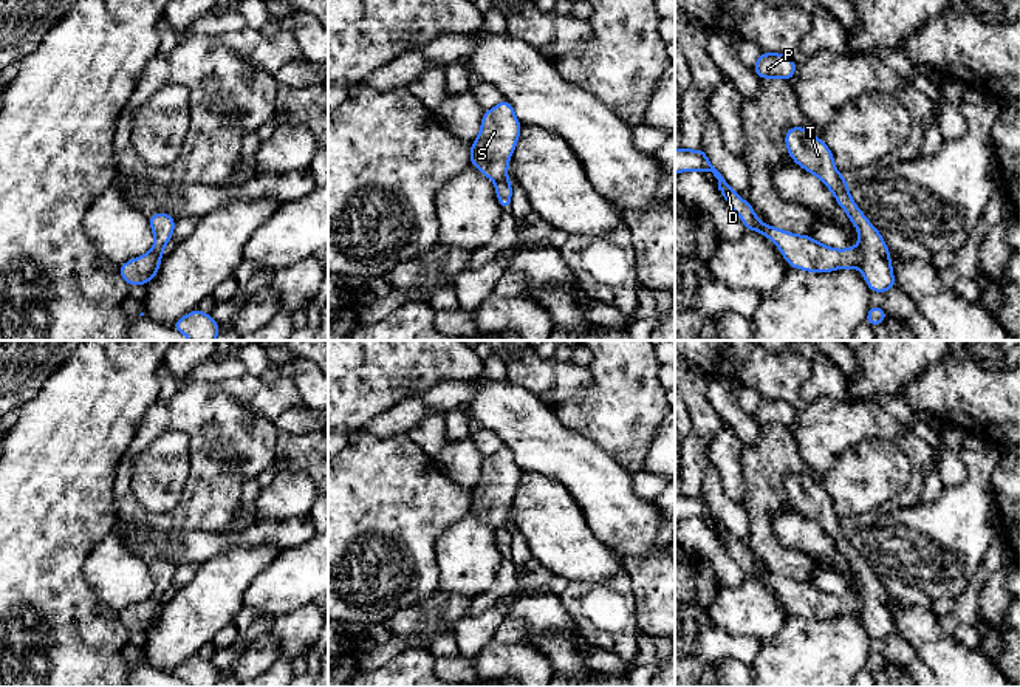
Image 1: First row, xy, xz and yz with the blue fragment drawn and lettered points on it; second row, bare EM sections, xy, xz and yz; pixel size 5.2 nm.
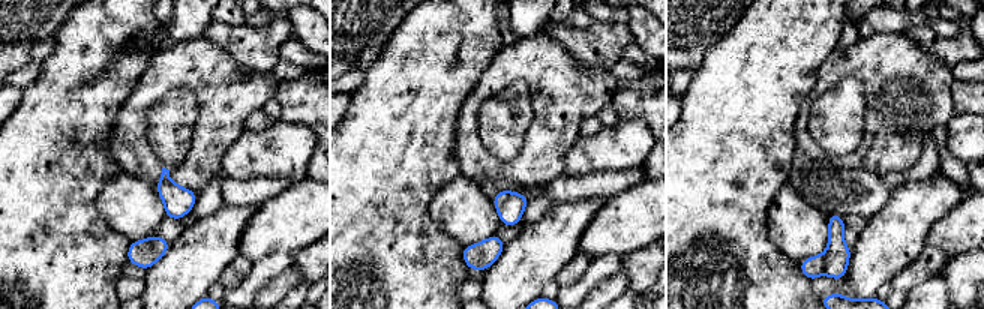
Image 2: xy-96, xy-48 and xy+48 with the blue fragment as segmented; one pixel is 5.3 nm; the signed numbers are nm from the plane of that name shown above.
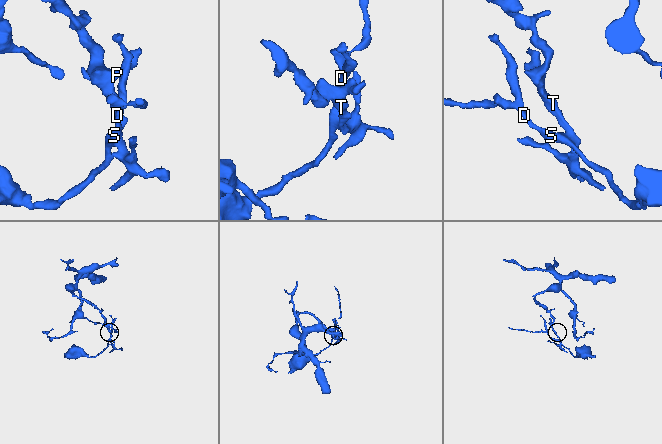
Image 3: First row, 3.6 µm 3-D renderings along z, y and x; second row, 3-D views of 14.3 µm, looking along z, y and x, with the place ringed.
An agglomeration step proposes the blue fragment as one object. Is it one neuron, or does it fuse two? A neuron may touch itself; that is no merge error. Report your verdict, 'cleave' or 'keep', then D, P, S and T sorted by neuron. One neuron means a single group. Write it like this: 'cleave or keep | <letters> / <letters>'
cleave | D S / P T

